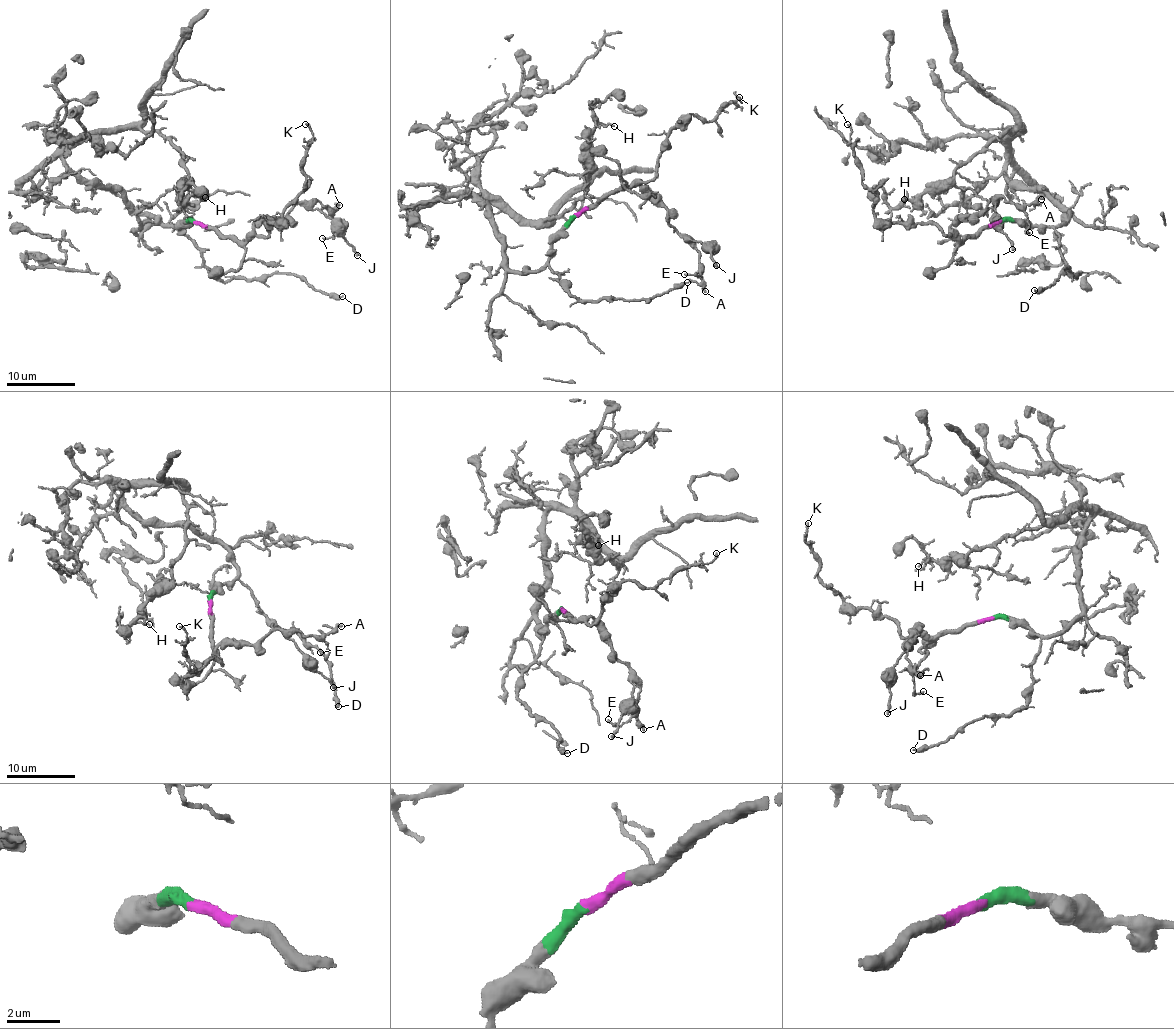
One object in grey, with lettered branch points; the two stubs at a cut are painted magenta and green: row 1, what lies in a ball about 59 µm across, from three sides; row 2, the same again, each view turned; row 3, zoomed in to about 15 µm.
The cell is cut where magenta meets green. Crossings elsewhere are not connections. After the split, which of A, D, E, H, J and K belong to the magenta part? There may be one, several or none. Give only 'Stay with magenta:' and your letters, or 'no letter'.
Stay with magenta: A, E, J, K

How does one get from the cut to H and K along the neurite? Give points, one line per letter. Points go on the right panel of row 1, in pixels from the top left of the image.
H: (999, 220), (1057, 226), (1070, 215), (1042, 190), (1016, 189), (1006, 173), (1016, 128), (904, 200)
K: (999, 222), (963, 240), (933, 223), (880, 220), (875, 193), (861, 181), (847, 125)

